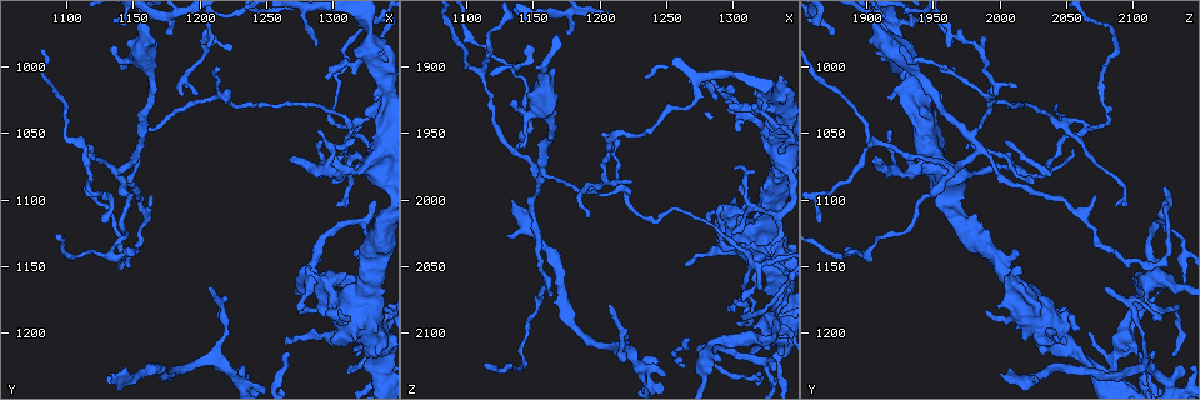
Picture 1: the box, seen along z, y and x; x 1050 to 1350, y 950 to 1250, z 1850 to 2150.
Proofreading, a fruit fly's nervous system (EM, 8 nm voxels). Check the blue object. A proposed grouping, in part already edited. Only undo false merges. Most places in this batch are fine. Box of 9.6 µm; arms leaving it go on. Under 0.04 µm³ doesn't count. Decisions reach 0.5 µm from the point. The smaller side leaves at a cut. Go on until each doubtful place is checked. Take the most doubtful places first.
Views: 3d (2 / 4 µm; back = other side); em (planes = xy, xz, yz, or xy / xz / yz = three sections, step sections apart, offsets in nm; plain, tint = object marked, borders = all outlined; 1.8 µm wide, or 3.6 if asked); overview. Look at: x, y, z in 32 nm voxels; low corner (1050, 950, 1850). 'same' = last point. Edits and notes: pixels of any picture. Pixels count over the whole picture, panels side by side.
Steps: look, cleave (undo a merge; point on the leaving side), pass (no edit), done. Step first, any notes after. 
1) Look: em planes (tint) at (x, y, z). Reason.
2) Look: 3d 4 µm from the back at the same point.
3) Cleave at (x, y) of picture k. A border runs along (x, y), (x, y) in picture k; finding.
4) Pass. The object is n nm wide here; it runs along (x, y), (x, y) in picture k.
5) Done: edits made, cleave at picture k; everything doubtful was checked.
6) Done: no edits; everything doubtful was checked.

Look: em yz step 16 (borders) at (1318, 1052, 2052).

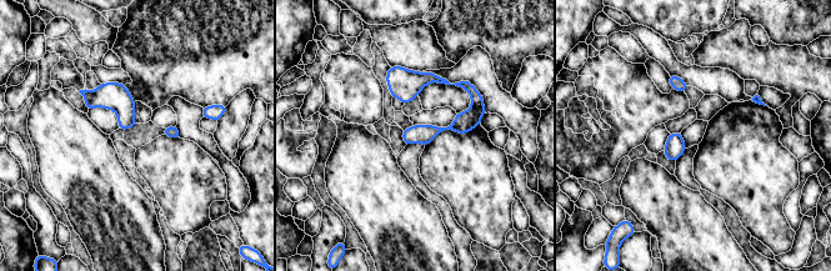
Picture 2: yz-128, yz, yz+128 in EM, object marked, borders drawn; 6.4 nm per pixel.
Cleave at (476, 99) of picture 2. The object is 50 nm wide here; the part that leaves runs along (390, 73), (462, 84), (481, 111) in picture 2; a second cell is stuck on.

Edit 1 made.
Look: em xy step 16 (tint) at (1282, 1158, 2114). Arms part here.

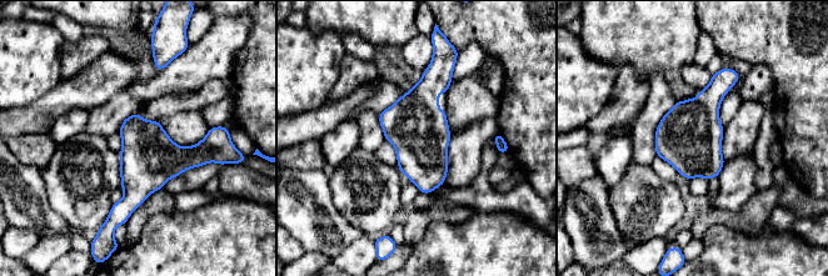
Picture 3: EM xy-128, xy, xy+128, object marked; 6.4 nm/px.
Look: em planes (tint) at the same point.

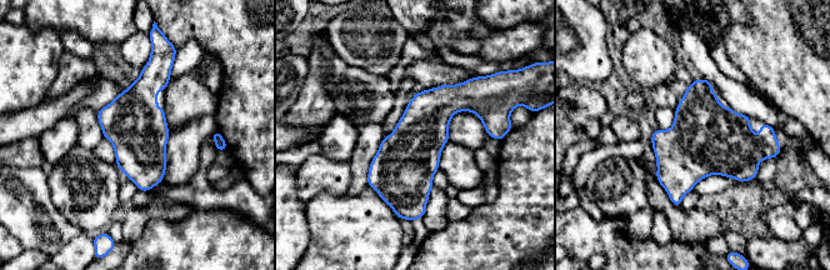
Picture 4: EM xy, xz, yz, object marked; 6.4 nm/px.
Pass. All the same cell.

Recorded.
Done: edits made, cleave at picture 2; everything doubtful was checked.

